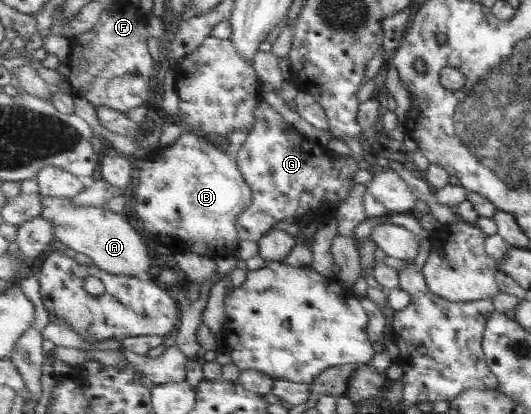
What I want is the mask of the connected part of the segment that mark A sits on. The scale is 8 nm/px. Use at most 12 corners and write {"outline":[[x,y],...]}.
{"outline":[[42,195],[56,238],[117,275],[153,278],[124,214]]}

